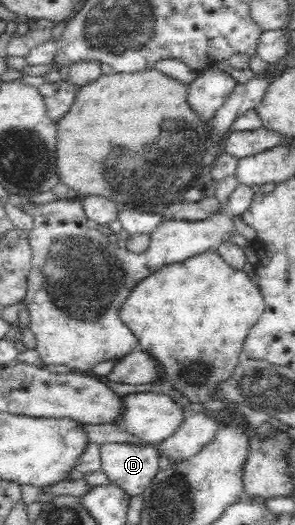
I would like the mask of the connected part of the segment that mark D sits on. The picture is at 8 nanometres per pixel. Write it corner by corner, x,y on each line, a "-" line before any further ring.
133,443
100,444
100,459
102,470
111,483
120,486
129,496
137,496
151,484
159,470
159,453
152,444
137,445

